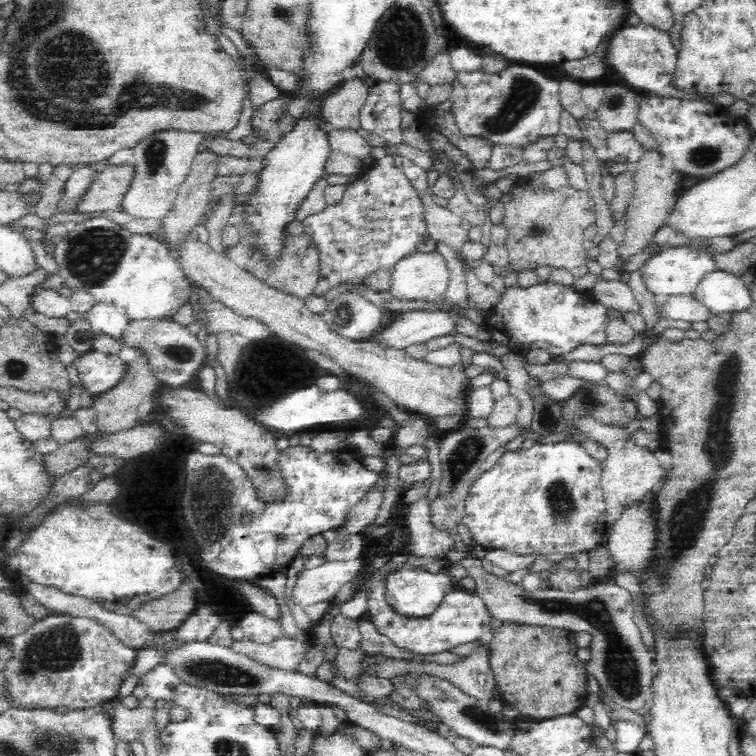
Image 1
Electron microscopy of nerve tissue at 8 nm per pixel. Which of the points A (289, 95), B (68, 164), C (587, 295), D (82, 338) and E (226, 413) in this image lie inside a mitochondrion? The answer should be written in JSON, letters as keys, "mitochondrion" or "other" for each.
{"A":"other","B":"other","C":"other","D":"other","E":"other"}

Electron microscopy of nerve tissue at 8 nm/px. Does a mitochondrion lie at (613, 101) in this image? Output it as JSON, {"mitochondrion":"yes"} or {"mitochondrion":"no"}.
{"mitochondrion":"yes"}

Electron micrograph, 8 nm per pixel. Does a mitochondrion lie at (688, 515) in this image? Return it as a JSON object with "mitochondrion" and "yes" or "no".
{"mitochondrion":"yes"}

